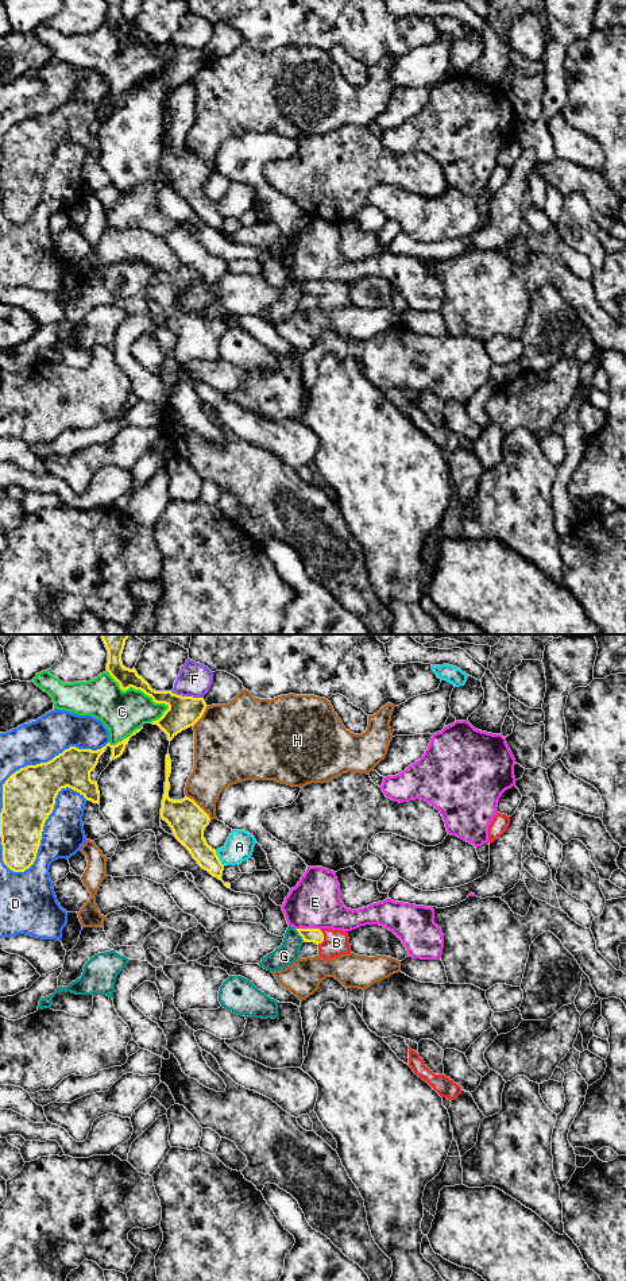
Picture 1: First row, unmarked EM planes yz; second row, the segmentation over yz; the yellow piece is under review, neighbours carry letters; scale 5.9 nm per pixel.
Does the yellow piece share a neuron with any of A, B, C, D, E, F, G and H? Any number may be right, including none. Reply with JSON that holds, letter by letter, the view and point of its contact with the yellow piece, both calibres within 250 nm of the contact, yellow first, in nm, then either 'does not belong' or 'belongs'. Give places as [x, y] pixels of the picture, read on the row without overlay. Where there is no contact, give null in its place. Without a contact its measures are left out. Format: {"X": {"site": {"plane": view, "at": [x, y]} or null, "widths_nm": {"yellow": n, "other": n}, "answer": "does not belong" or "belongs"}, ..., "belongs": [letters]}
{"A": {"site": {"plane": "yz", "at": [219, 211]}, "widths_nm": {"yellow": 180, "other": 170}, "answer": "does not belong"}, "B": {"site": {"plane": "yz", "at": [323, 289]}, "widths_nm": {"yellow": 90, "other": 160}, "answer": "belongs"}, "C": {"site": {"plane": "yz", "at": [136, 41]}, "widths_nm": {"yellow": 120, "other": 260}, "answer": "does not belong"}, "D": {"site": {"plane": "yz", "at": [42, 182]}, "widths_nm": {"yellow": 320, "other": 240}, "answer": "does not belong"}, "E": {"site": {"plane": "yz", "at": [308, 281]}, "widths_nm": {"yellow": 90, "other": 300}, "answer": "does not belong"}, "F": {"site": {"plane": "yz", "at": [189, 49]}, "widths_nm": {"yellow": 190, "other": 200}, "answer": "does not belong"}, "G": {"site": {"plane": "yz", "at": [300, 286]}, "widths_nm": {"yellow": 90, "other": 130}, "answer": "does not belong"}, "H": {"site": {"plane": "yz", "at": [200, 159]}, "widths_nm": {"yellow": 220, "other": 260}, "answer": "does not belong"}, "belongs": ["B"]}

